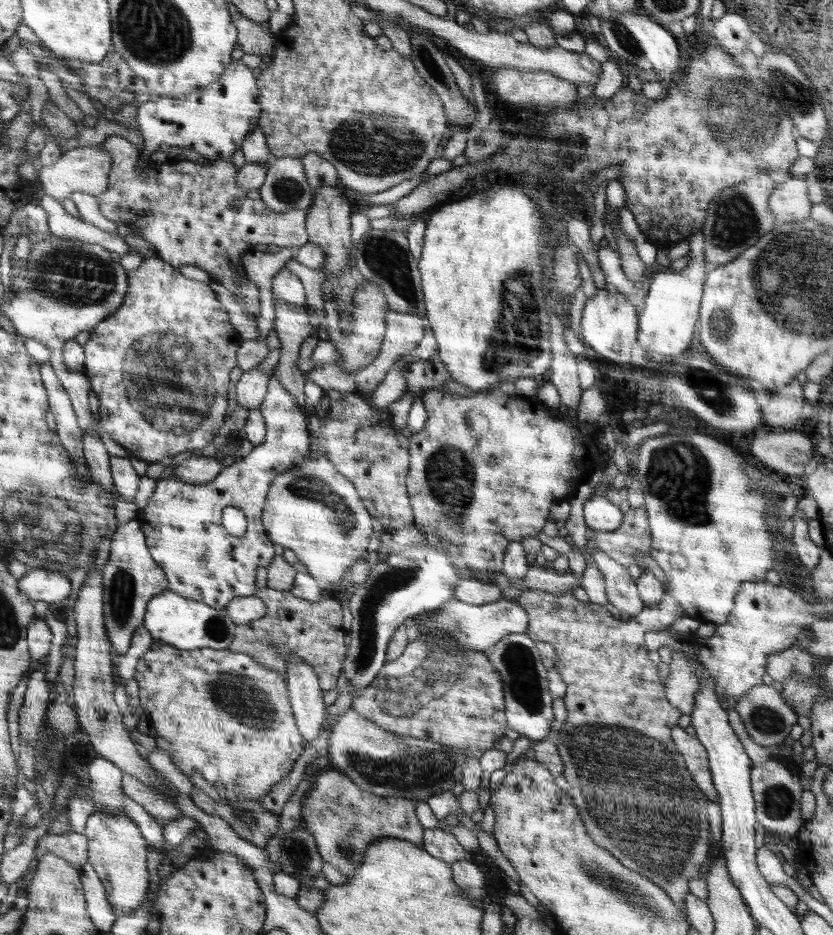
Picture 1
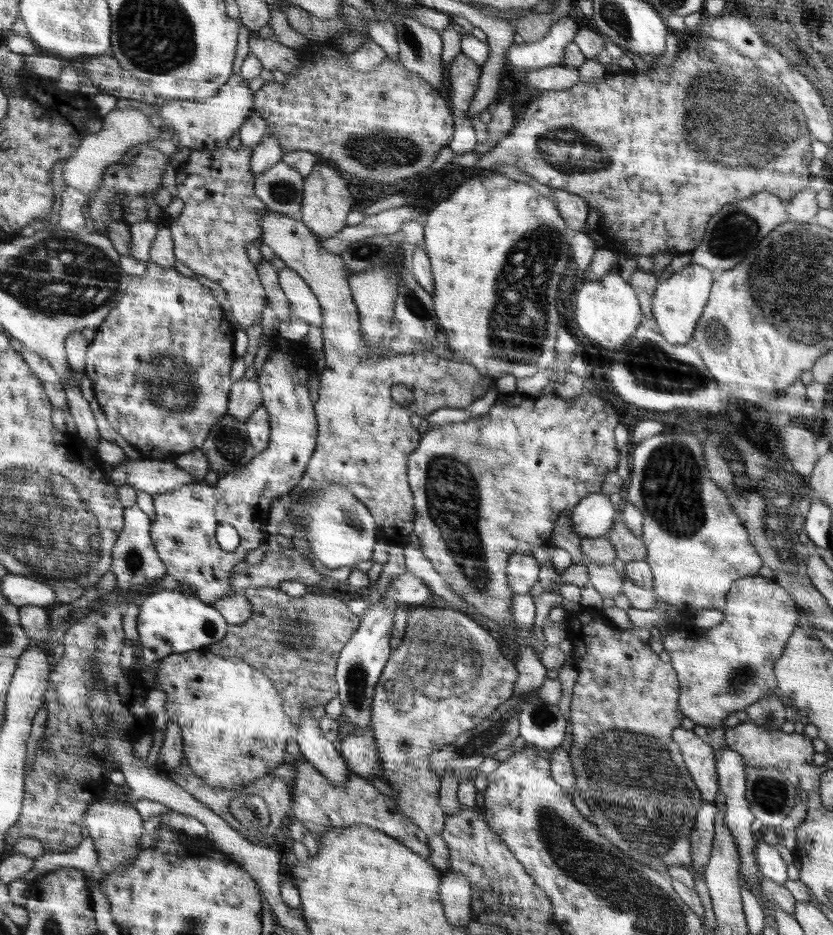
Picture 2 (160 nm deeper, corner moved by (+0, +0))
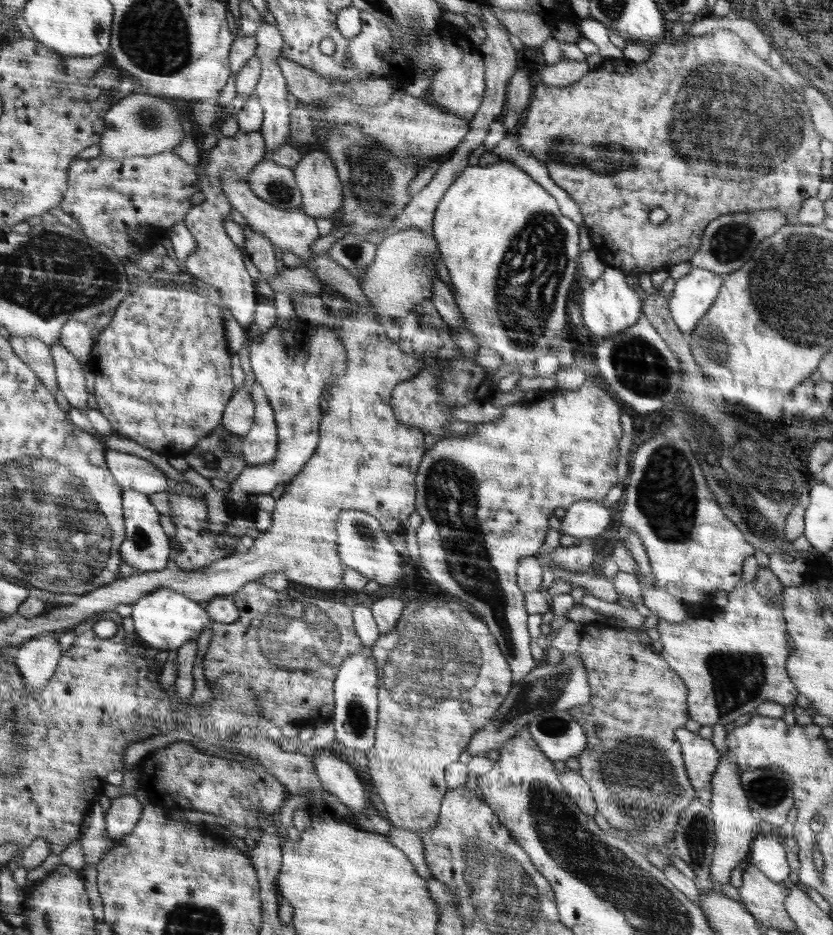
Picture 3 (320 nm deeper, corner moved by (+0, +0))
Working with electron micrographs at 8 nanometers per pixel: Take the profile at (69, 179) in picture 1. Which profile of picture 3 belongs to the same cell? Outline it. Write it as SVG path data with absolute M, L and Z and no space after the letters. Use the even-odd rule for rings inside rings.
M138 88L116 102L105 115L106 127L99 142L104 156L123 159L136 156L152 156L166 150L173 150L184 140L182 112L168 102L168 98L152 90Z

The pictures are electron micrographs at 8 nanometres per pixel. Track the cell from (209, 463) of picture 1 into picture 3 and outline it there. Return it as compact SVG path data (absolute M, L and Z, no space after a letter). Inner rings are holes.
M109 449L106 456L106 464L110 473L124 490L132 489L146 494L169 491L167 476L154 464L129 454Z

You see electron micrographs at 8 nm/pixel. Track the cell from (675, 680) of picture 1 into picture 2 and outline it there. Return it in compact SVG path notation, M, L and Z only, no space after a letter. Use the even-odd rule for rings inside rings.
M759 574L753 577L744 577L735 580L732 583L732 588L728 591L725 608L723 611L724 618L720 624L715 627L706 629L698 629L696 626L691 628L684 628L679 632L672 631L663 641L664 650L669 654L671 660L671 668L675 670L679 685L680 685L680 697L678 697L679 707L686 718L693 720L696 725L702 725L707 727L709 730L720 727L724 720L731 714L735 714L739 710L743 710L747 706L754 704L766 697L776 696L777 678L774 674L774 665L776 659L782 656L783 650L788 644L789 636L794 632L794 629L798 627L798 610L795 600L791 597L791 594L782 588L781 584L778 584L772 578L761 577Z

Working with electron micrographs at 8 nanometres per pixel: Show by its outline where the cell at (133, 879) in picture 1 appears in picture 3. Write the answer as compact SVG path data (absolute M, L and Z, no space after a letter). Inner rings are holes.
M121 795L111 799L111 805L105 812L107 836L114 840L128 835L140 822L142 814L142 806L134 795Z

